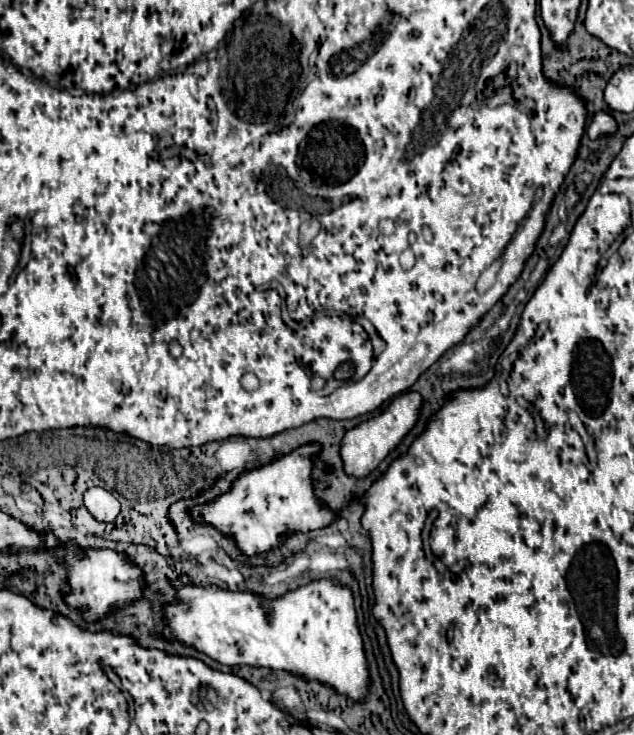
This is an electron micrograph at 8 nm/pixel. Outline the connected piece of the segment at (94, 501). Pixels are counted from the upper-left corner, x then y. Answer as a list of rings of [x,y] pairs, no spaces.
[[[91,487],[85,491],[85,507],[97,521],[103,523],[113,523],[121,513],[119,501],[103,487]]]

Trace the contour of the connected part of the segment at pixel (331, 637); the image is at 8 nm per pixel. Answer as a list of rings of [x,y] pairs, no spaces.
[[[175,579],[173,585],[179,589],[179,603],[165,605],[165,629],[167,639],[179,639],[197,651],[203,651],[211,659],[223,665],[253,665],[269,669],[285,669],[305,679],[317,679],[331,685],[337,693],[347,695],[355,701],[365,699],[369,685],[369,667],[363,653],[363,641],[357,627],[357,613],[353,607],[351,591],[339,587],[333,581],[321,579],[311,581],[305,587],[289,591],[281,599],[247,599],[235,591],[223,591],[219,587],[191,587]]]

